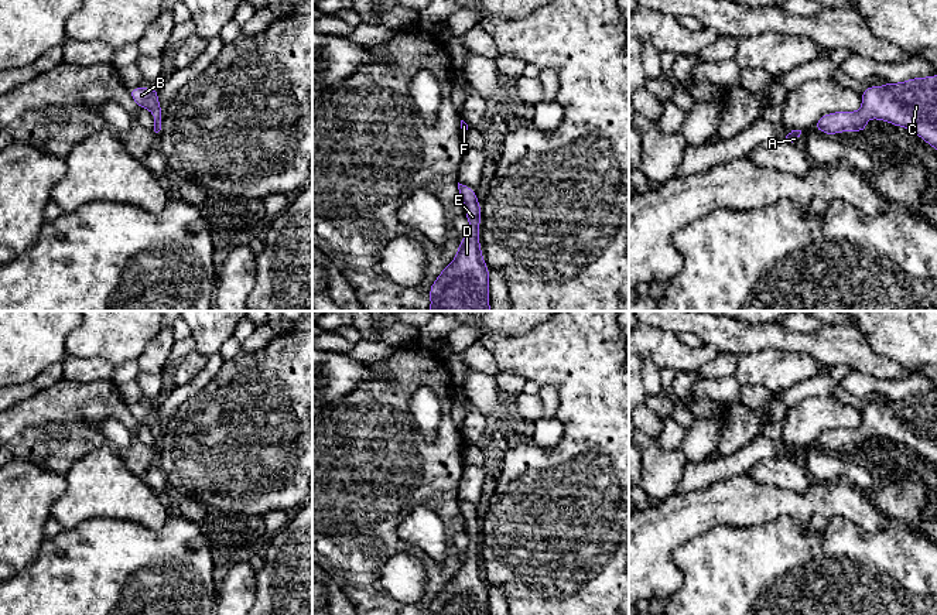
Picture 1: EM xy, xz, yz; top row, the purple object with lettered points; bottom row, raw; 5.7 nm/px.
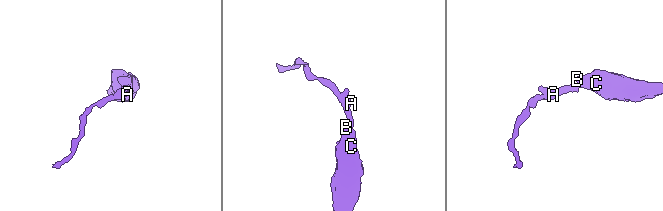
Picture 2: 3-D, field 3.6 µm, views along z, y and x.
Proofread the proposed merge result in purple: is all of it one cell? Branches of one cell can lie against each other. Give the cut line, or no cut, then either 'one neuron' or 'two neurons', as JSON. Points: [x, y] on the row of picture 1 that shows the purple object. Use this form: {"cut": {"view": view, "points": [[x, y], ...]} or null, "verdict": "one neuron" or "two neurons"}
{"cut": null, "verdict": "one neuron"}

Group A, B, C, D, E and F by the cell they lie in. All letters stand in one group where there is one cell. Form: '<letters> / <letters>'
A B C D E F

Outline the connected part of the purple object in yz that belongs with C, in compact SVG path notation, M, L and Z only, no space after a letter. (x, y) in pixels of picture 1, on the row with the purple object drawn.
M937 75L912 78L899 83L886 82L880 88L866 86L862 90L862 107L859 110L827 113L820 117L813 129L830 136L854 130L866 133L868 119L879 119L904 127L937 150Z

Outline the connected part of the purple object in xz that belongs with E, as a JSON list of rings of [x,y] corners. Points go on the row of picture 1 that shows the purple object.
[[[458,182],[461,201],[471,226],[465,239],[458,240],[455,259],[447,264],[430,287],[430,311],[490,311],[489,269],[485,264],[479,233],[481,204],[476,191]]]

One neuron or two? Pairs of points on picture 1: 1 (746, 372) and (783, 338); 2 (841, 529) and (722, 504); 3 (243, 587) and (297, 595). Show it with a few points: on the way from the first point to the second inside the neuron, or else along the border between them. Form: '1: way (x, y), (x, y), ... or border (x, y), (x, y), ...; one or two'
1: border (804, 352), (761, 349), (739, 355); two
2: border (753, 526), (793, 518), (807, 535), (816, 533); two
3: border (257, 573), (256, 597), (253, 600); two

